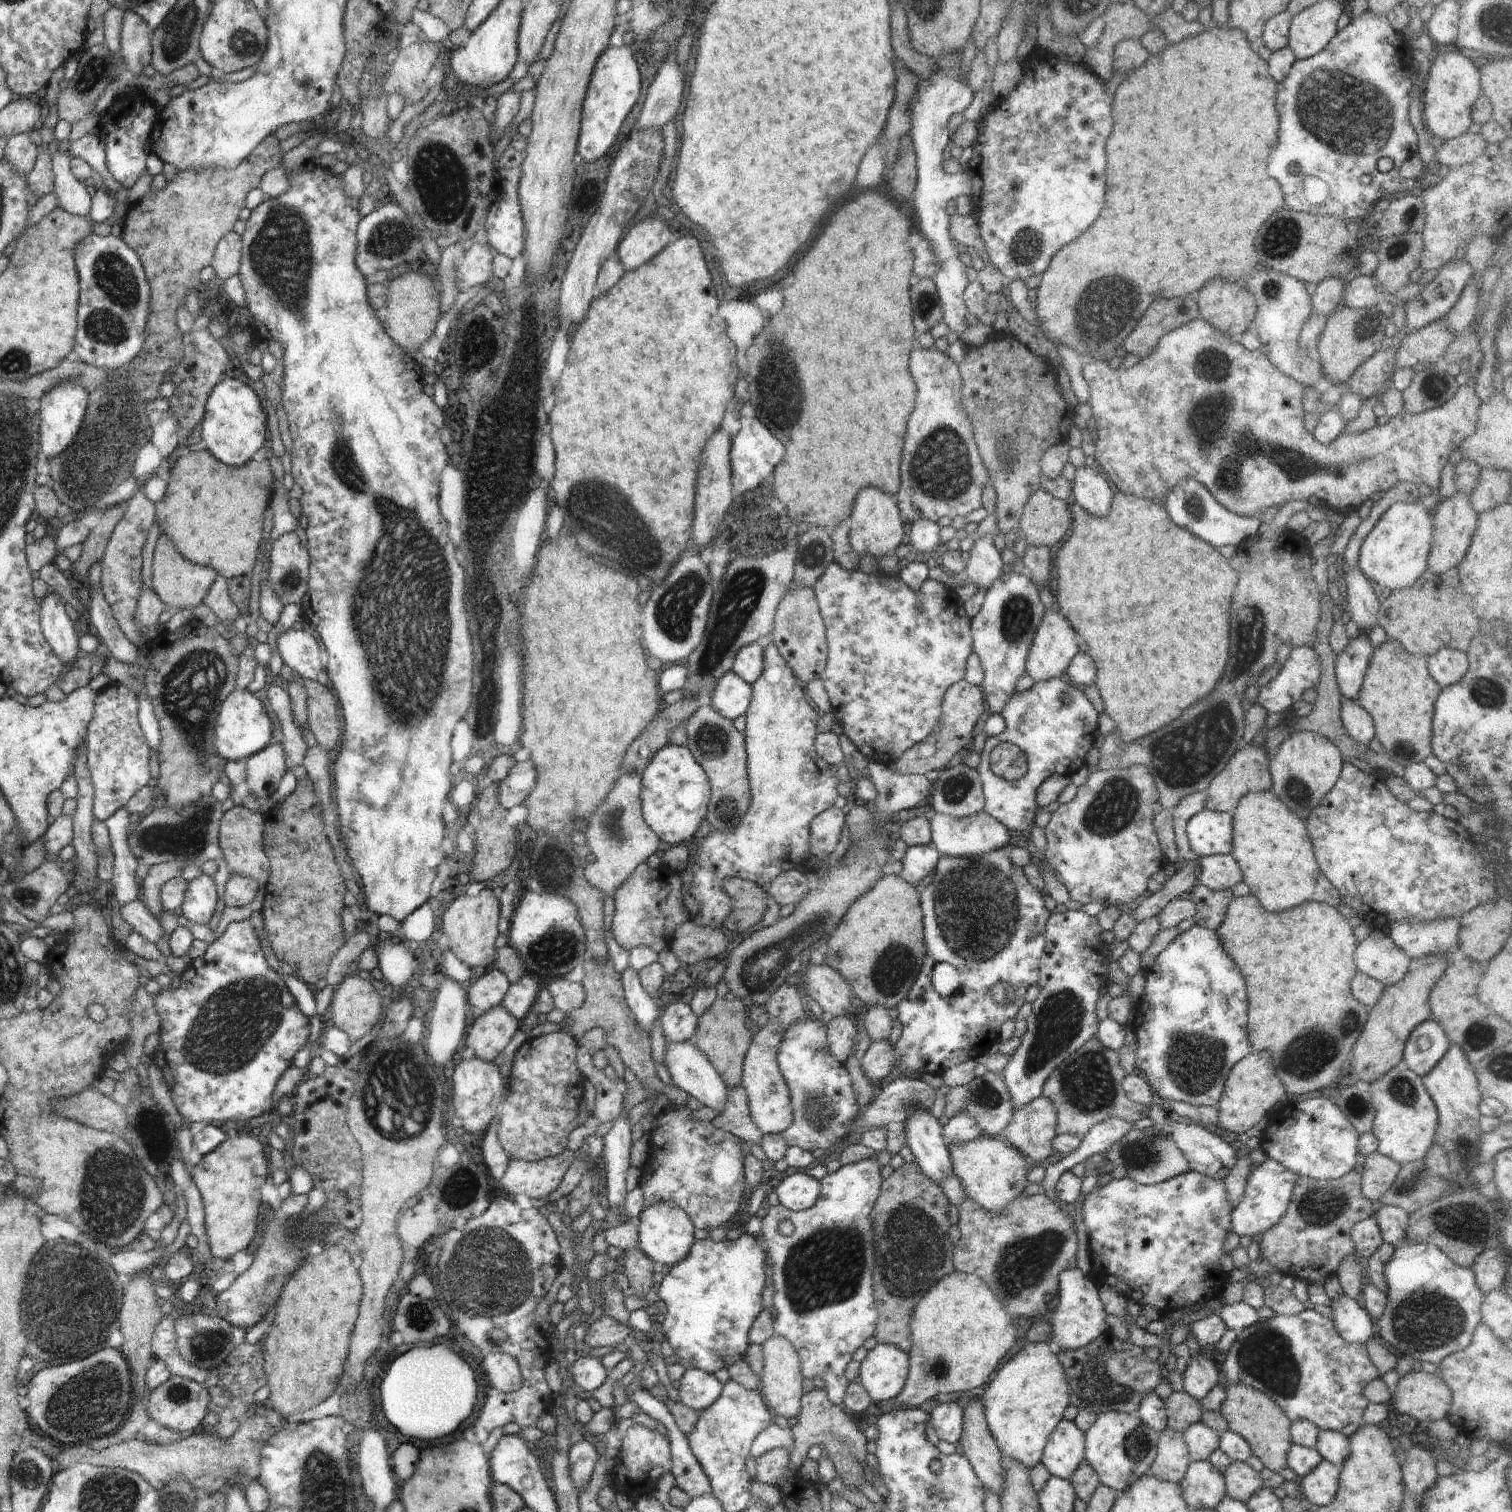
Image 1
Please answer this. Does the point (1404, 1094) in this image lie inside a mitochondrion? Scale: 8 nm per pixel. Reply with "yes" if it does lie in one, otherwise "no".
yes

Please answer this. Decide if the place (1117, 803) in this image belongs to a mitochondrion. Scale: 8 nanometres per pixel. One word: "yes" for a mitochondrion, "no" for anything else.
yes

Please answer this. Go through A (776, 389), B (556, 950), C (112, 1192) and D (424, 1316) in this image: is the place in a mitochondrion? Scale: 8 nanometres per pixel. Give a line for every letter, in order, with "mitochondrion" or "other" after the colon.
A: mitochondrion
B: mitochondrion
C: mitochondrion
D: mitochondrion

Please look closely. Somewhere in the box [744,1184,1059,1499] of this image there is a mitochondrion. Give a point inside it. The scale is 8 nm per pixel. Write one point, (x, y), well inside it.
(826, 1268)

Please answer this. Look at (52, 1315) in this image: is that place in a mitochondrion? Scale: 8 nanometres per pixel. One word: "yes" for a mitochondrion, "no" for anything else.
yes

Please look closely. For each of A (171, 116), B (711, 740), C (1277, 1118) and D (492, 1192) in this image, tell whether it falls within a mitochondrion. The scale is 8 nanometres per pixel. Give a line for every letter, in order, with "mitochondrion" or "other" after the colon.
A: other
B: mitochondrion
C: other
D: other

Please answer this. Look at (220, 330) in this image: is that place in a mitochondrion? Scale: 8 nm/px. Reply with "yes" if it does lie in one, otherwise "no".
no

